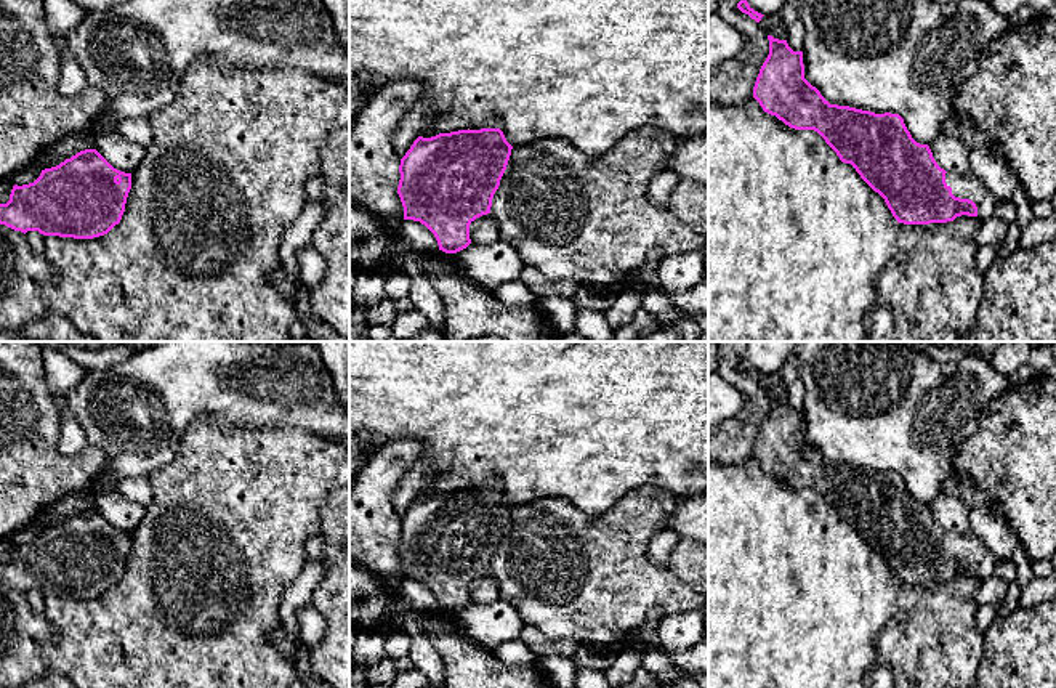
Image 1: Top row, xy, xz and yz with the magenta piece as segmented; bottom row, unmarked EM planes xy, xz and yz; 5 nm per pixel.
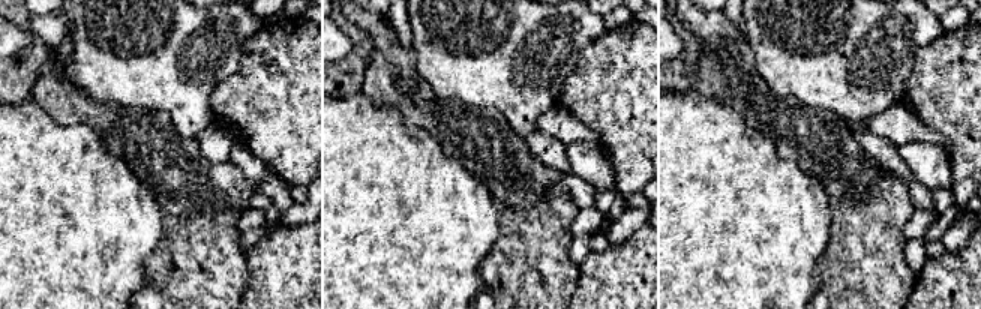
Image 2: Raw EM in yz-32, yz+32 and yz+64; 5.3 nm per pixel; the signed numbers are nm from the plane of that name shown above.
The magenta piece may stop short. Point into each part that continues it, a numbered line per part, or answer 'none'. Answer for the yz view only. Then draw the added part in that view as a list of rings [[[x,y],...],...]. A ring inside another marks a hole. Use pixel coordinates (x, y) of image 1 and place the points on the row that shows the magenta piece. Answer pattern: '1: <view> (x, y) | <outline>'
1: yz (965, 186) | [[[947,172],[945,183],[952,188],[952,194],[960,199],[969,199],[977,207],[977,218],[985,221],[994,217],[1000,202],[974,175],[958,175]]]

